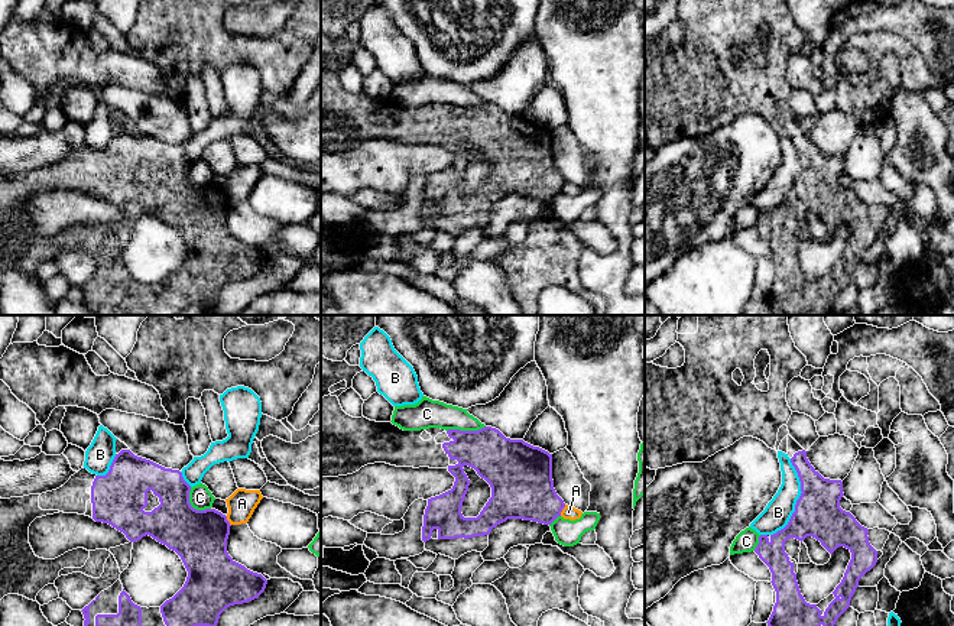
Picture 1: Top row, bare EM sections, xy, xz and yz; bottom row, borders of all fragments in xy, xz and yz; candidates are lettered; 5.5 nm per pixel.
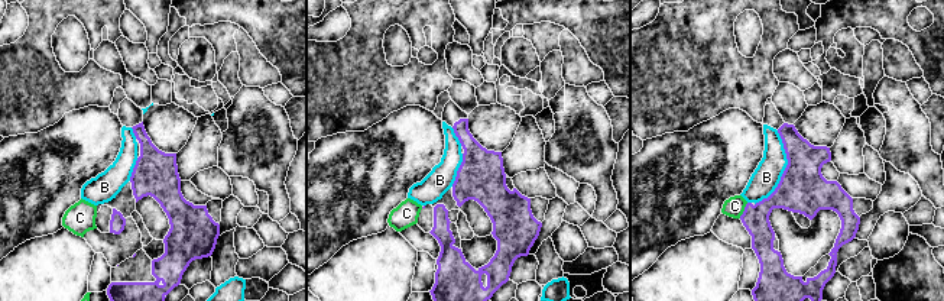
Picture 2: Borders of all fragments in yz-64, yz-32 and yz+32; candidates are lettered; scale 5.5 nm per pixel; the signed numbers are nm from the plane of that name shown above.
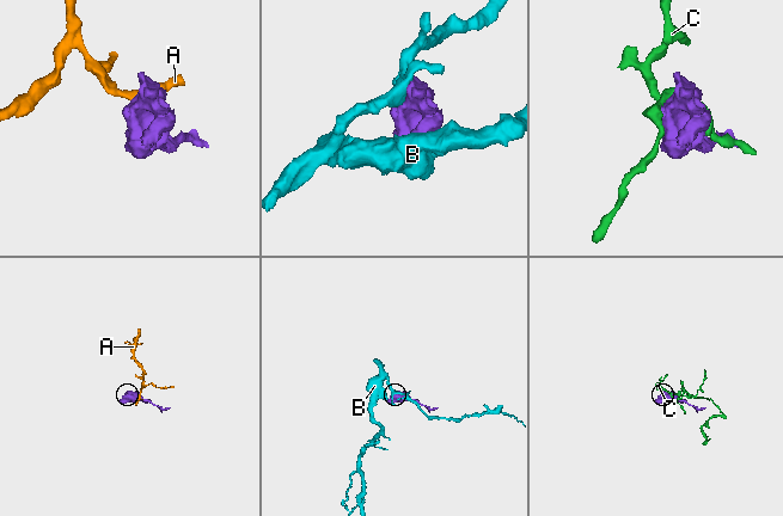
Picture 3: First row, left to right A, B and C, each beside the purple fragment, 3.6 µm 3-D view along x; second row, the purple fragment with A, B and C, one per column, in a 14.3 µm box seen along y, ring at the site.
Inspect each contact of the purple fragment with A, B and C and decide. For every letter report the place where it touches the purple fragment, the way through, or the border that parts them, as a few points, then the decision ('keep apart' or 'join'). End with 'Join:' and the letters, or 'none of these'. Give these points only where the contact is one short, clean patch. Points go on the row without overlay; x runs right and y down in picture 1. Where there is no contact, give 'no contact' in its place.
A: meets purple in xz at (561, 187); keep apart
B: meets purple in yz at (798, 175); keep apart
C: meets purple in xz at (466, 107); keep apart
Join: none of these

